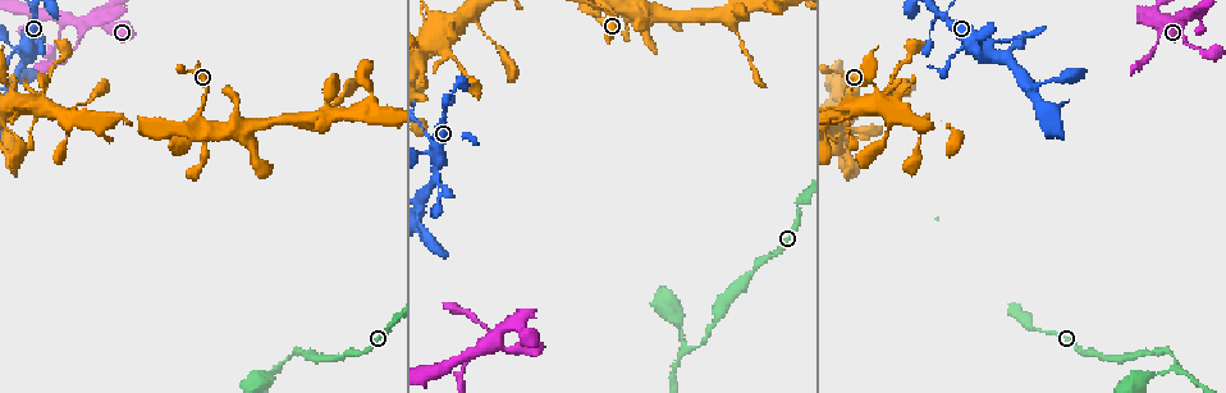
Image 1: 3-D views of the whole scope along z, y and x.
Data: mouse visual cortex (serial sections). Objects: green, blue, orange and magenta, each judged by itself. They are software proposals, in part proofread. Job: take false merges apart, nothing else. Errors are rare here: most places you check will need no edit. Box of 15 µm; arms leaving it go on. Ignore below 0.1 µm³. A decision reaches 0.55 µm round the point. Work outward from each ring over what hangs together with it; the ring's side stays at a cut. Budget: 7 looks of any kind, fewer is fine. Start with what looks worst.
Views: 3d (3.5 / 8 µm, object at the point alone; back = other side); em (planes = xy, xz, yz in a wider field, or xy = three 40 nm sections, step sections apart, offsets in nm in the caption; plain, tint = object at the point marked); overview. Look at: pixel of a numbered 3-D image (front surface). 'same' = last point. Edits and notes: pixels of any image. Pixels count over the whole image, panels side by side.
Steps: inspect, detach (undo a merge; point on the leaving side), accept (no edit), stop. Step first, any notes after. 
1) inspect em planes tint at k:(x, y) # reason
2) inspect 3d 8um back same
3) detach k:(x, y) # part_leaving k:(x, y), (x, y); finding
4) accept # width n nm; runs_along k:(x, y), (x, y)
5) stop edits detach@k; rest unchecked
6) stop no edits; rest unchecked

inspect 3d 3.5um at 1:(279, 365)

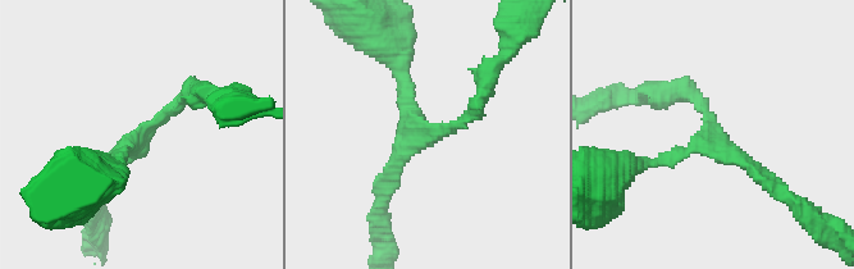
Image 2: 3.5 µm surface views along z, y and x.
inspect em xy step 3 tint at 2:(132, 143) # arms 3; arm_widths 150, 150, 200 nm

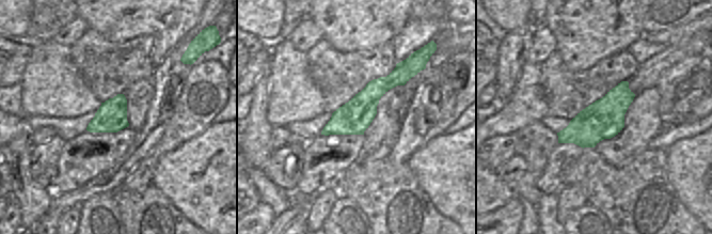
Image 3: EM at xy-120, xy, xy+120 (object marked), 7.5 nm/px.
accept # runs_along 3:(404, 63), (347, 120), (325, 131); all the same cell

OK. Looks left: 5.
inspect 3d 3.5um at 1:(18, 53) # four or more arms meet

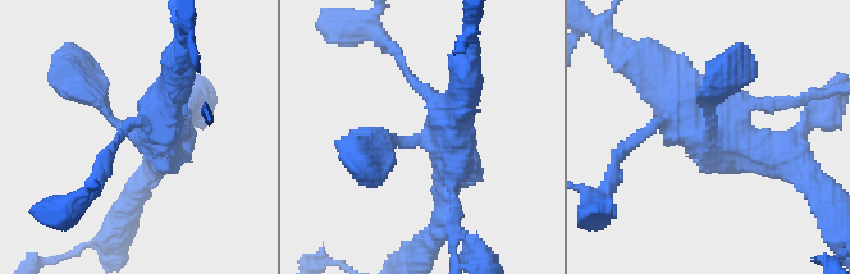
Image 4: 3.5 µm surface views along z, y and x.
inspect em xy step 2 tint at 4:(429, 142)

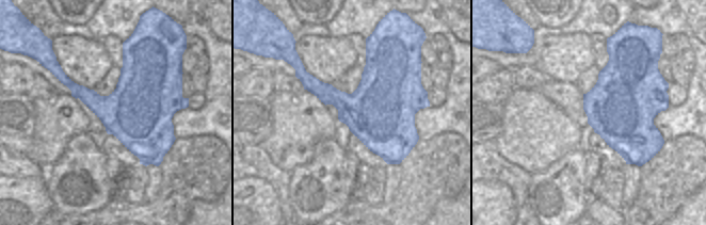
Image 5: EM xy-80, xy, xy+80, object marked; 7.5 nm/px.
accept # runs_along 4:(652, 65), (720, 136), (785, 151); all the same cell

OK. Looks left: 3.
inspect em xy step 1 tint at 1:(318, 114) # thin neck

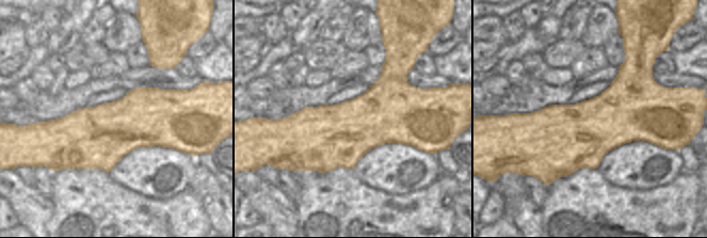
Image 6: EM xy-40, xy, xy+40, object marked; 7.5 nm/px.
inspect 3d 3.5um same # see where the arms go

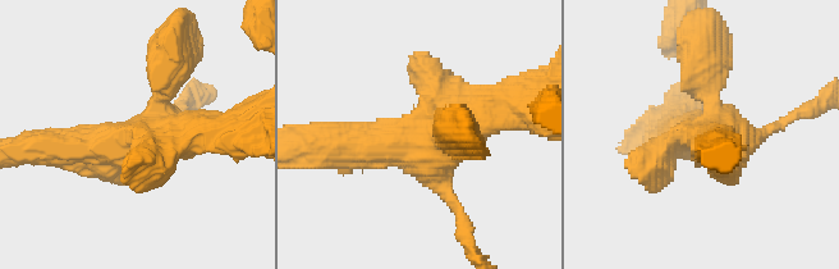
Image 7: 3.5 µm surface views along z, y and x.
accept # runs_along 7:(344, 145), (415, 142), (505, 103); one cell here

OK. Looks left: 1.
stop no edits; rest unchecked

